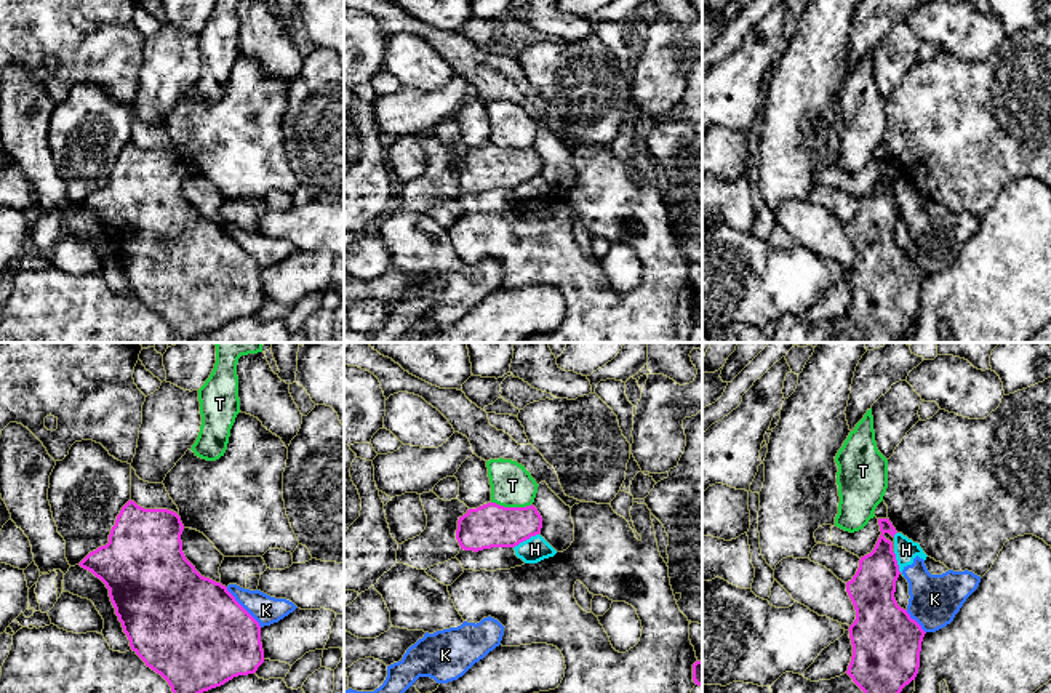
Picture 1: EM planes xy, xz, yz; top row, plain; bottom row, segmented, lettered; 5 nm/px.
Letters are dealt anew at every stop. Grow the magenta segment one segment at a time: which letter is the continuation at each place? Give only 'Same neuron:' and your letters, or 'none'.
Same neuron: none

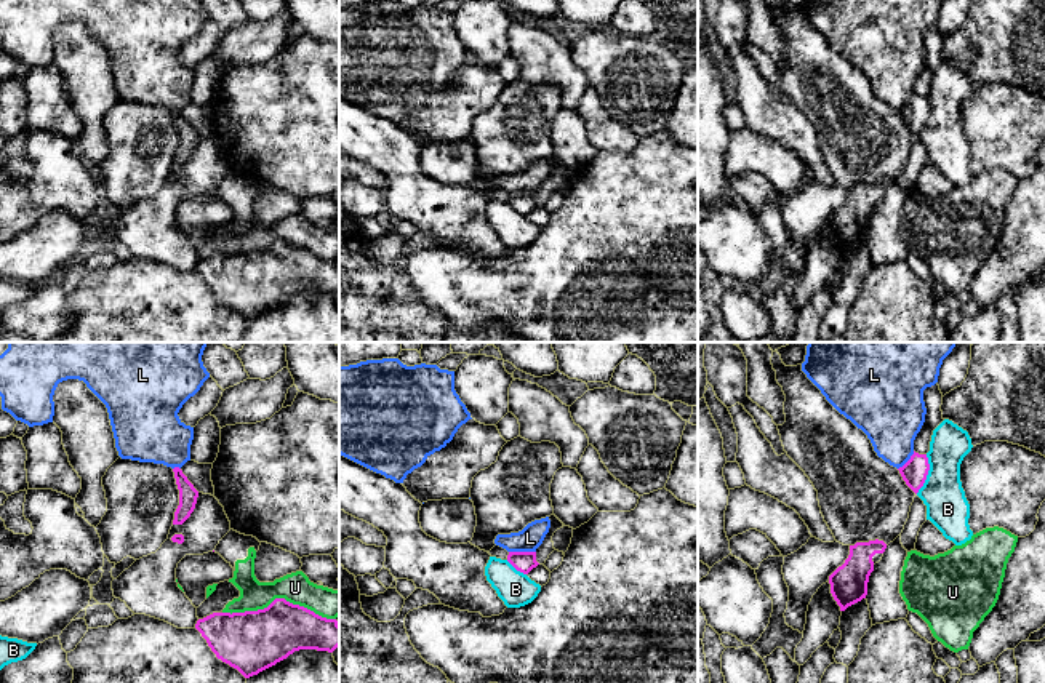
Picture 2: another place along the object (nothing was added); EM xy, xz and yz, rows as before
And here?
Same neuron: none

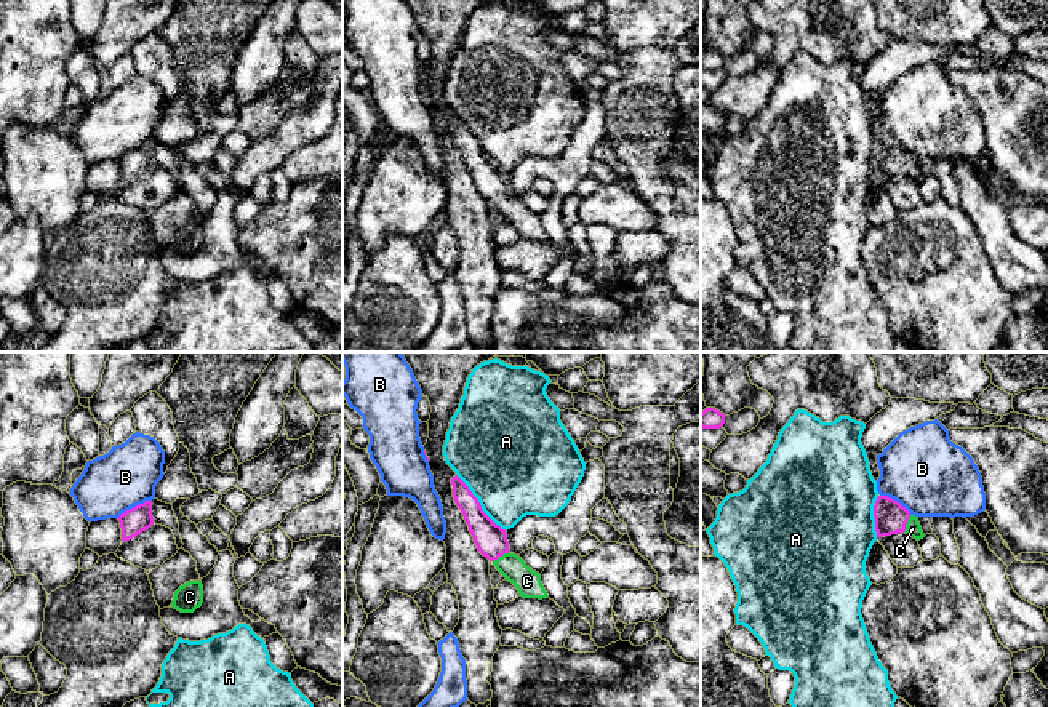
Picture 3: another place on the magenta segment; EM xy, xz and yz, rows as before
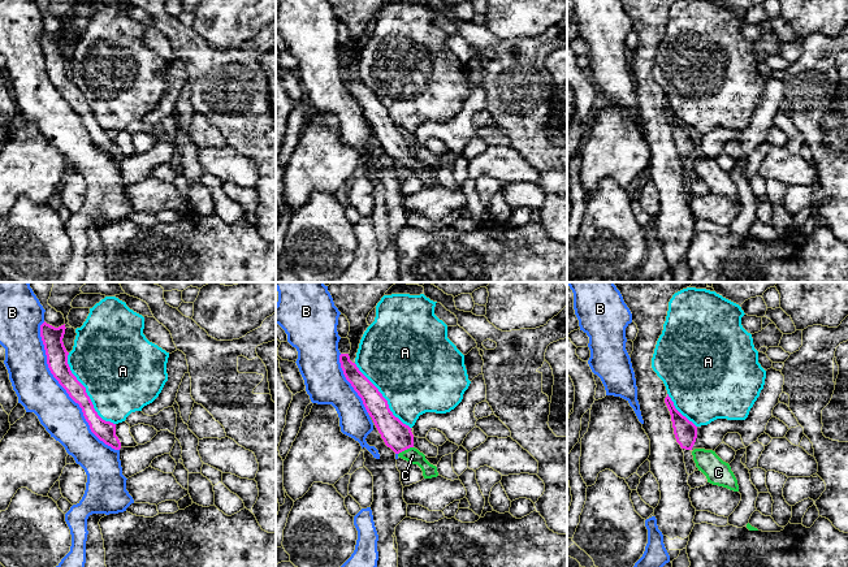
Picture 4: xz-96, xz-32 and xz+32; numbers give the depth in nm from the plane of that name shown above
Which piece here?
Same neuron: C

